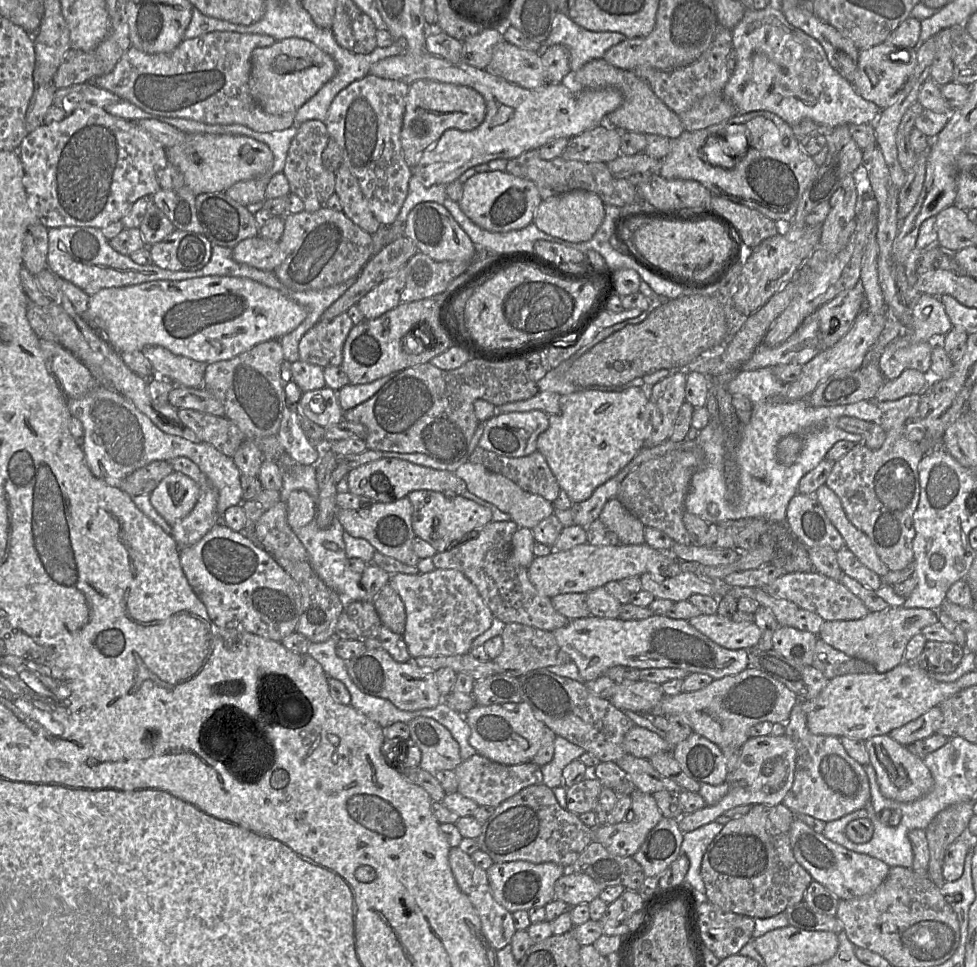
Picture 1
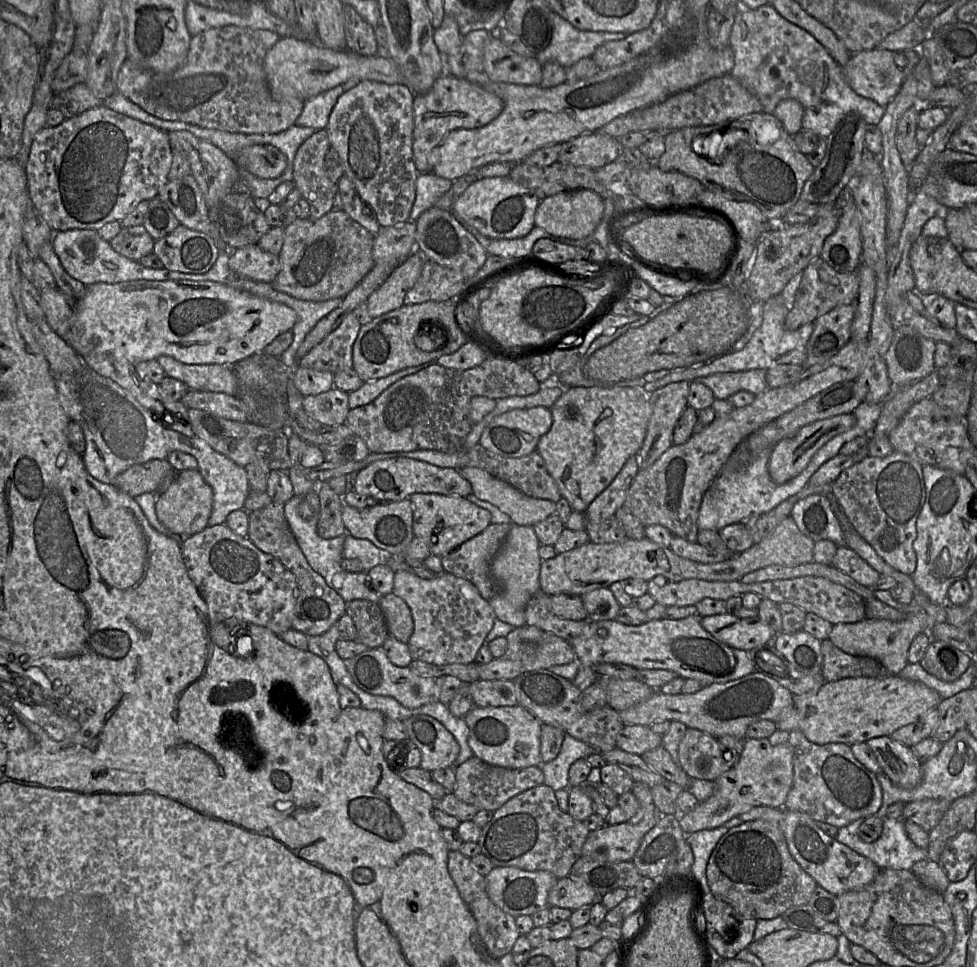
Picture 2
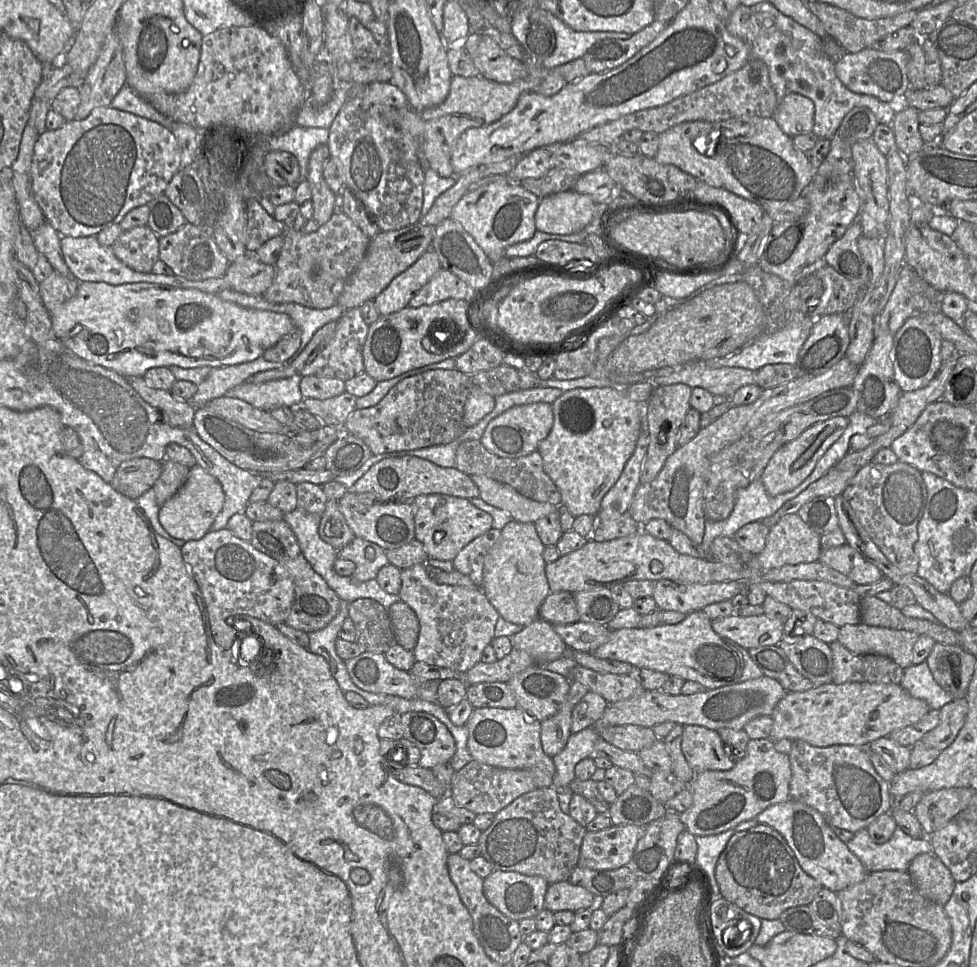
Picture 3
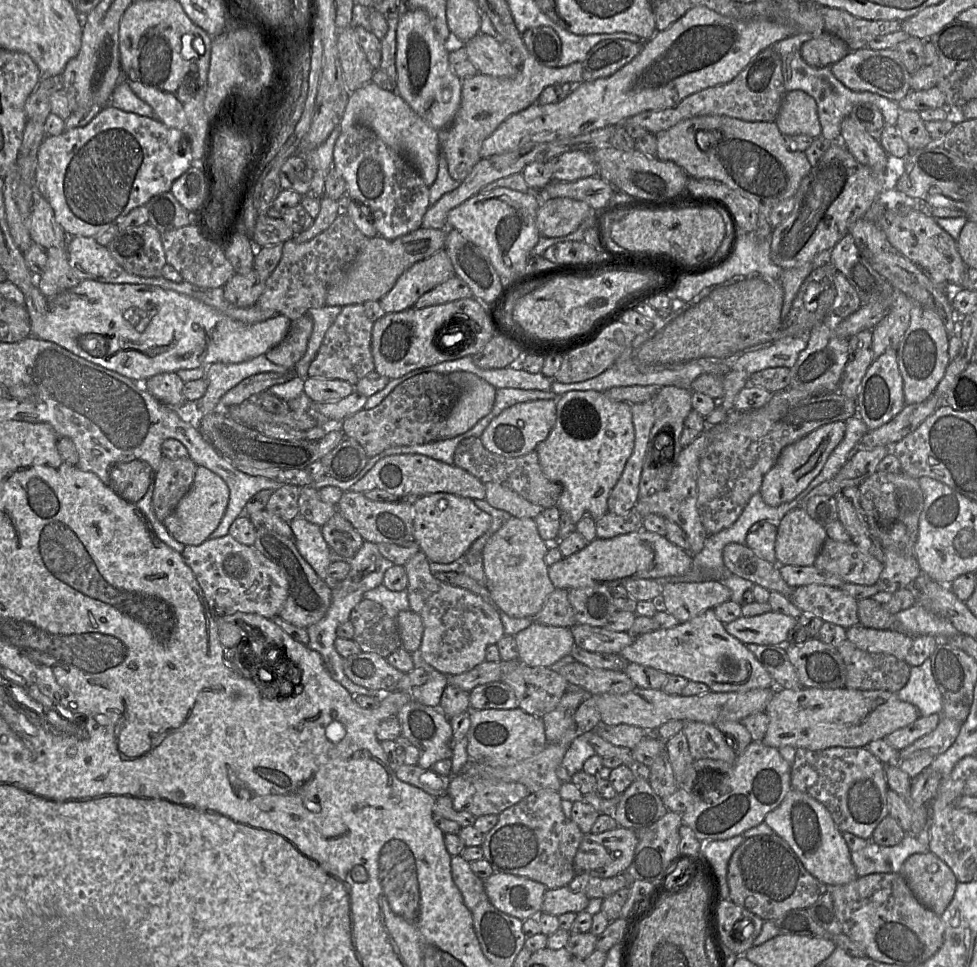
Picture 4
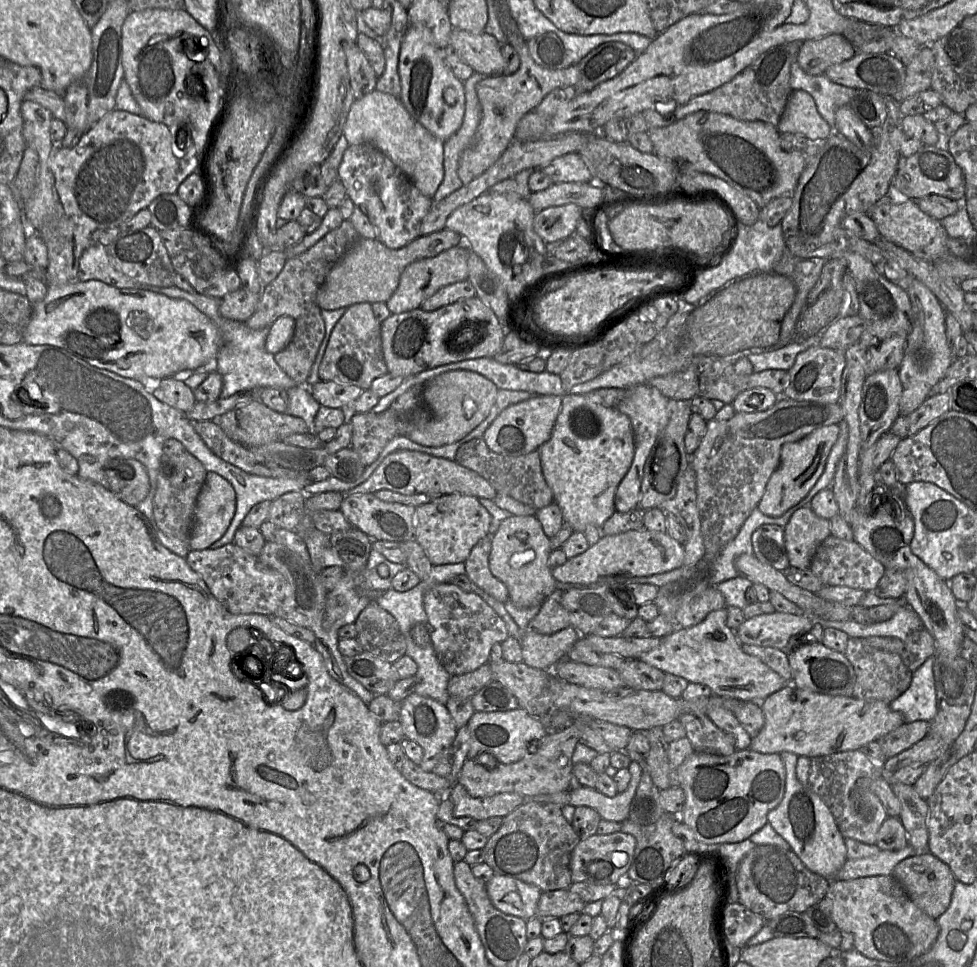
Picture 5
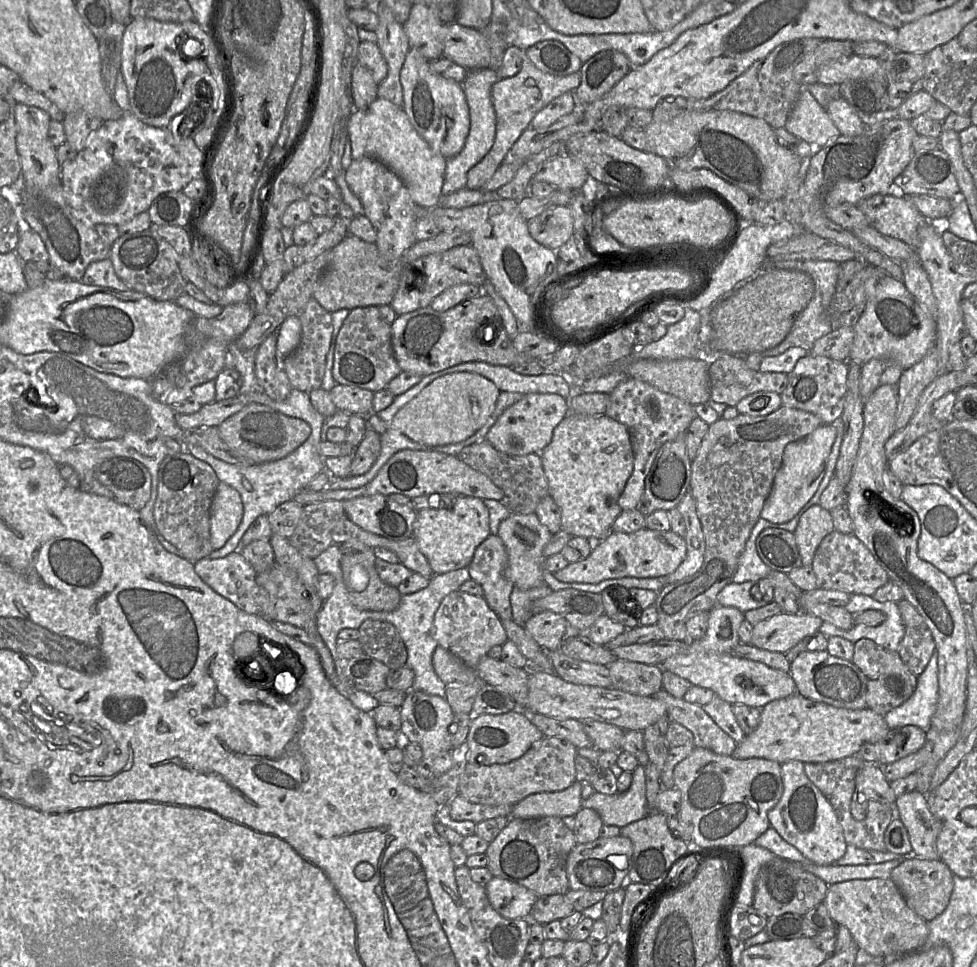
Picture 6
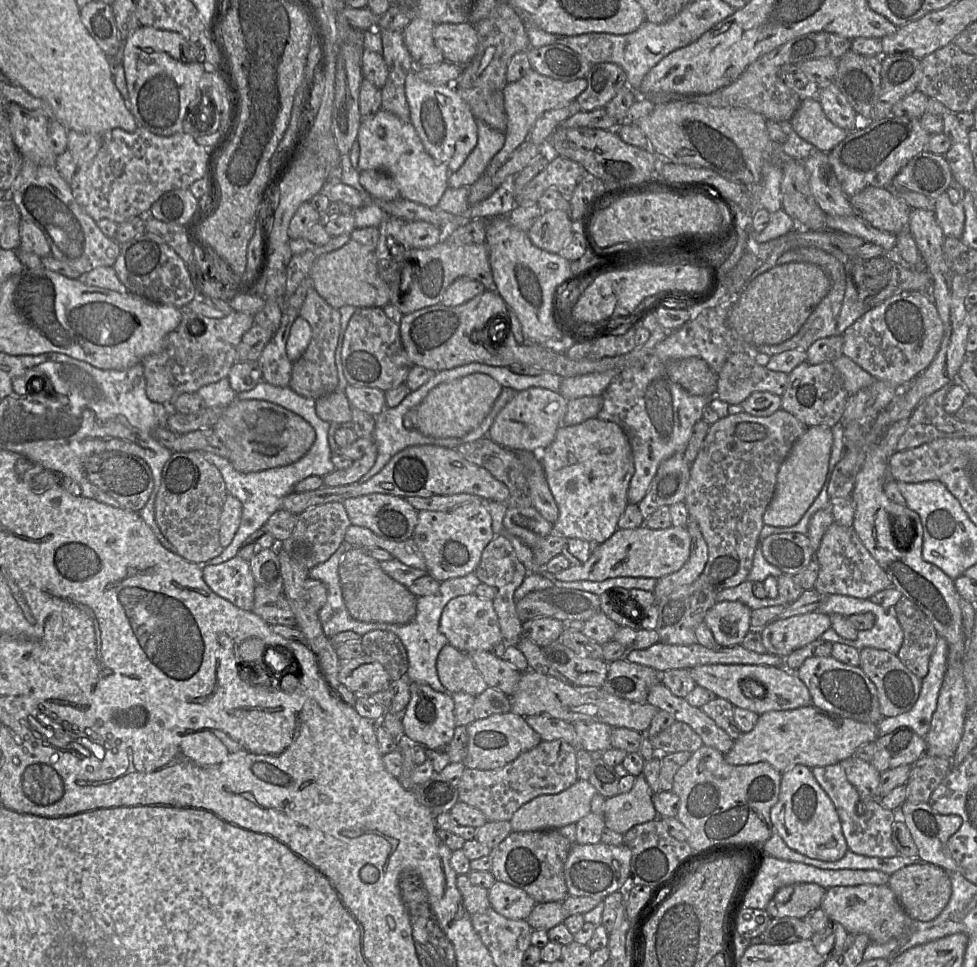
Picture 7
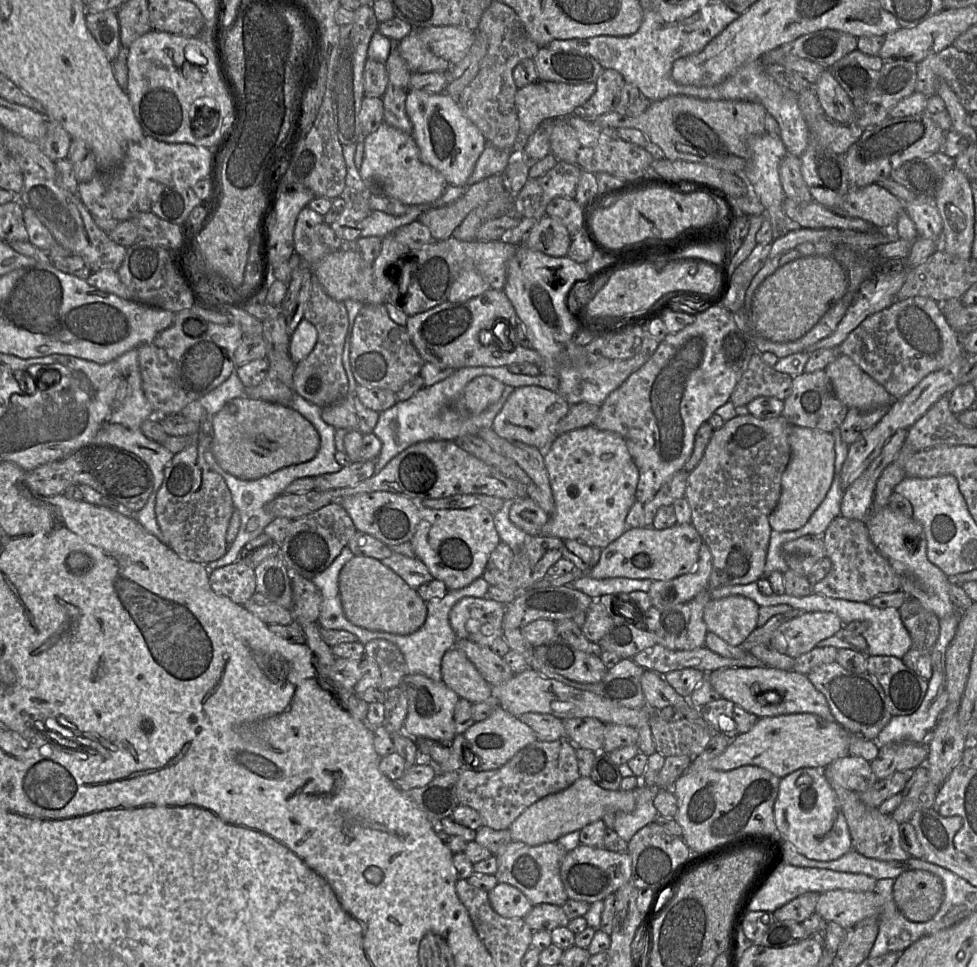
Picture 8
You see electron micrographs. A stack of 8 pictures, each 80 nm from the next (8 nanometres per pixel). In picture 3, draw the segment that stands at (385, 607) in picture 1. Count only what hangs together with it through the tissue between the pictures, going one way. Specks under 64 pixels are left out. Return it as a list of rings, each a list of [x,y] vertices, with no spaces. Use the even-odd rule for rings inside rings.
[[[403,601],[393,603],[388,613],[397,644],[406,650],[413,651],[420,632],[416,613]]]

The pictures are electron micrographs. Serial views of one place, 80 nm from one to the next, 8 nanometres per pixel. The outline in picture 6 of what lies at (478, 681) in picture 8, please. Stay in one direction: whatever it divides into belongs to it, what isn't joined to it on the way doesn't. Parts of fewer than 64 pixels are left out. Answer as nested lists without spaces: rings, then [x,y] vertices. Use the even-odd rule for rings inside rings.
[[[438,646],[433,654],[437,676],[447,684],[472,684],[479,678],[477,670],[464,664],[457,656]]]

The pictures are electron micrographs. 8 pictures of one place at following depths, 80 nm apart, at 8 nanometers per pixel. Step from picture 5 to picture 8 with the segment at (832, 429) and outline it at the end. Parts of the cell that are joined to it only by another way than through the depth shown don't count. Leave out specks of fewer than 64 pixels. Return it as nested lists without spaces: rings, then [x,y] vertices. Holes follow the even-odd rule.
[[[791,426],[789,444],[791,456],[781,477],[781,496],[769,516],[771,528],[778,532],[804,526],[826,497],[835,475],[835,439],[831,432]]]

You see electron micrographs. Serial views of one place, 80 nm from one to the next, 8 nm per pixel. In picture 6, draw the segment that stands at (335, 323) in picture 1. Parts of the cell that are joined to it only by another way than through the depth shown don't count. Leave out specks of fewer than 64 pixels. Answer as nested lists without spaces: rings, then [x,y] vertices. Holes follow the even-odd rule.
[[[366,306],[350,310],[336,338],[332,377],[336,383],[359,387],[372,392],[386,389],[388,383],[402,372],[392,347],[391,324],[384,320],[379,307]]]

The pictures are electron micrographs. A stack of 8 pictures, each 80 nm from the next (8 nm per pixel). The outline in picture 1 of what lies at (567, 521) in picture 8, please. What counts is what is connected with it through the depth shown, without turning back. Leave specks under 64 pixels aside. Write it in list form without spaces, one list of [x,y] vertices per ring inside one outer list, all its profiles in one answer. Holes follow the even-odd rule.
[[[644,384],[642,387],[630,387],[618,393],[588,390],[560,396],[559,412],[549,415],[548,428],[537,438],[537,451],[544,456],[560,486],[560,489],[567,493],[572,503],[588,499],[598,486],[604,484],[608,479],[616,476],[634,458],[639,450],[645,446],[646,440],[650,434],[650,401],[648,399],[648,390],[649,386]]]

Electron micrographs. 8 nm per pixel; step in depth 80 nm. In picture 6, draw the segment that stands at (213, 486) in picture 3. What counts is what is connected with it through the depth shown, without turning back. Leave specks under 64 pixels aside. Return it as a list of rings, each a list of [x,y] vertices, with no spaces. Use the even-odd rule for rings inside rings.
[[[219,482],[210,507],[210,541],[214,550],[223,547],[235,533],[243,517],[240,494]]]

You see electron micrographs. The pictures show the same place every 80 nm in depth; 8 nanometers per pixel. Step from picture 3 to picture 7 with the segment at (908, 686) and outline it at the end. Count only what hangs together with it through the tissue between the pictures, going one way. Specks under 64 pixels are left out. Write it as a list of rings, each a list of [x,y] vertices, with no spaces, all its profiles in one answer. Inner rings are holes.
[[[938,636],[932,652],[928,674],[922,679],[919,697],[906,713],[894,717],[883,717],[878,724],[878,736],[884,736],[900,728],[909,728],[925,738],[929,732],[933,714],[937,708],[938,697],[947,668],[947,641]]]

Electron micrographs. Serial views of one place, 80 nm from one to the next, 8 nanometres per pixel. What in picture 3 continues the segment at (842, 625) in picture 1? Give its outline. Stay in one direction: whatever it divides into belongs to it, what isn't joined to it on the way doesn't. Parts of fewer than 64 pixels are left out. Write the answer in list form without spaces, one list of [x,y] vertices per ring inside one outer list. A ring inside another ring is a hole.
[[[862,622],[839,628],[837,640],[854,654],[874,654],[891,658],[903,669],[912,665],[912,650],[918,634]]]

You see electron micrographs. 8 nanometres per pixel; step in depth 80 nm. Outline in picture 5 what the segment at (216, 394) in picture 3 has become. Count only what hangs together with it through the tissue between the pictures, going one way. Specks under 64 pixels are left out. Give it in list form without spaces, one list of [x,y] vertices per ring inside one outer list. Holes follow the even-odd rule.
[[[220,313],[219,317],[221,317],[221,320],[213,322],[214,325],[217,327],[221,337],[221,346],[215,360],[213,361],[213,371],[218,373],[222,377],[223,385],[220,398],[227,398],[238,392],[262,390],[264,388],[278,388],[288,391],[298,385],[276,363],[274,355],[266,351],[265,341],[268,335],[269,328],[252,330],[244,322],[238,322],[223,318]]]

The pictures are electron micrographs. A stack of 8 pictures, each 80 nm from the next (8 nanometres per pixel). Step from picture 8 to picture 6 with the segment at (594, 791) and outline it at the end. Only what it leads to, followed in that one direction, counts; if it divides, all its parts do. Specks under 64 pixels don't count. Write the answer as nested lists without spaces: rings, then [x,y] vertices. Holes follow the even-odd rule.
[[[575,781],[562,791],[527,796],[514,805],[509,818],[530,819],[546,816],[575,816],[582,808],[583,784]]]

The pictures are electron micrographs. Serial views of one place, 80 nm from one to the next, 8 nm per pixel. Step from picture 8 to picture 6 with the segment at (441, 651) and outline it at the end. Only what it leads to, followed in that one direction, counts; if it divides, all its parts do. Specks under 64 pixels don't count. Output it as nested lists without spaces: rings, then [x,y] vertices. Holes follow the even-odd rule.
[[[468,568],[434,574],[426,588],[402,595],[395,610],[370,611],[370,619],[387,621],[393,624],[404,641],[408,653],[406,665],[414,672],[414,682],[411,689],[442,698],[446,697],[446,684],[437,676],[433,666],[433,654],[439,646],[434,638],[434,617],[442,600],[451,592],[459,590],[461,585],[470,579]]]

